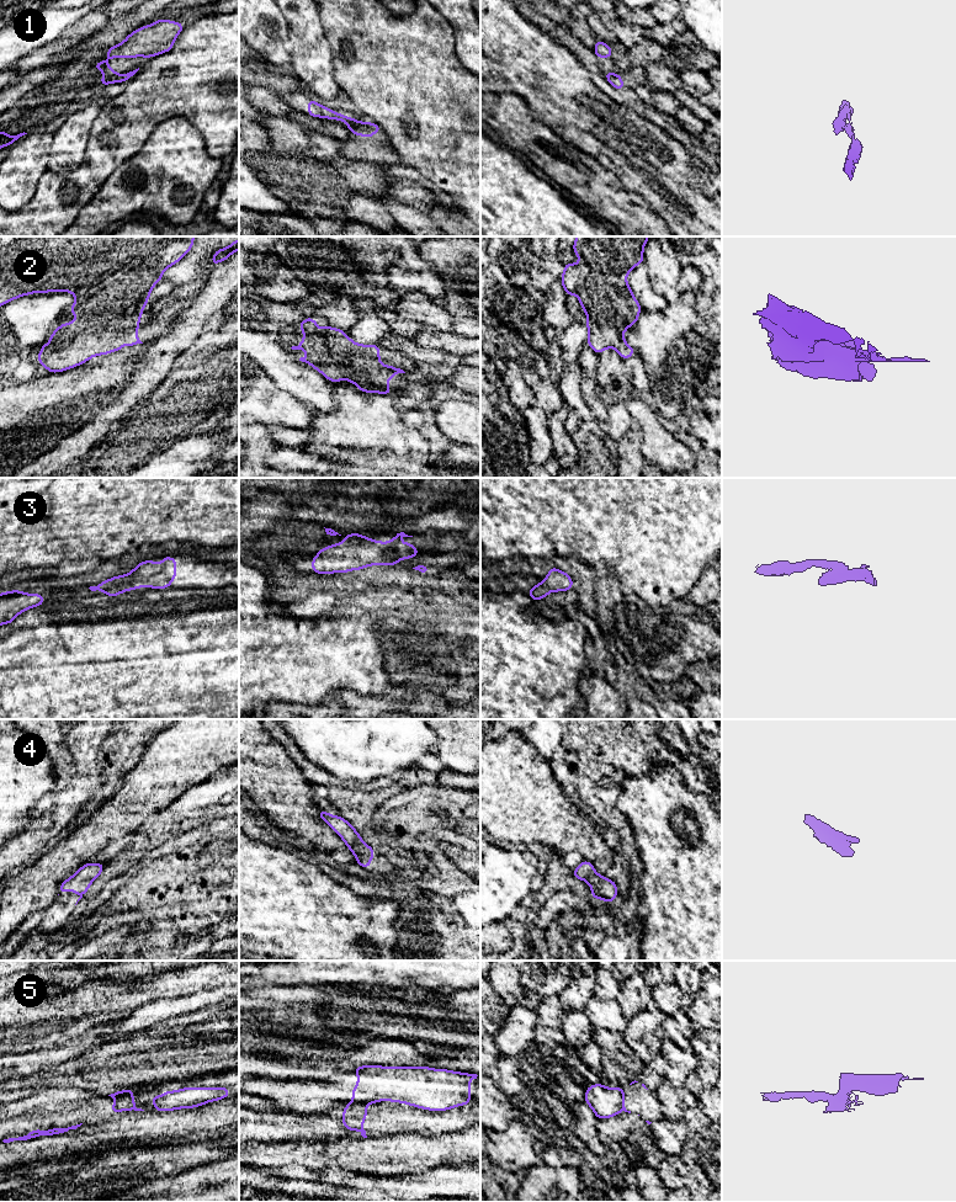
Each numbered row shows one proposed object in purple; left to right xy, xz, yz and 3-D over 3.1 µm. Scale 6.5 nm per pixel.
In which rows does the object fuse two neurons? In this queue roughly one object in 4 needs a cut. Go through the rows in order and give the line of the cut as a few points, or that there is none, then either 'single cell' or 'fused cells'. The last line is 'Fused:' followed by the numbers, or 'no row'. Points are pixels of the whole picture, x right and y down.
1: cut in xy along (105, 74), (117, 75); fused cells
2: no cut; single cell
3: no cut; single cell
4: no cut; single cell
5: cut in xy along (127, 1090), (131, 1097), (121, 1100), (117, 1110); fused cells
Fused: 1, 5

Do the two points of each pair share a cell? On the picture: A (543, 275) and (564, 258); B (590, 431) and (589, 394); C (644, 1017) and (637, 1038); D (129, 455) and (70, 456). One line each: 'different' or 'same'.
A: different
B: different
C: same
D: different

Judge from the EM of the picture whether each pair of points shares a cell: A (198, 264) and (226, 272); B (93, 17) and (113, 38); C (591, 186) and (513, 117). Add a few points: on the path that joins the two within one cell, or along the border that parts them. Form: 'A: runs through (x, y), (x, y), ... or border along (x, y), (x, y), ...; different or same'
A: border along (212, 266), (207, 270); different
B: border along (106, 26), (90, 36); different
C: runs through (571, 170), (562, 163), (552, 159), (527, 138); same

